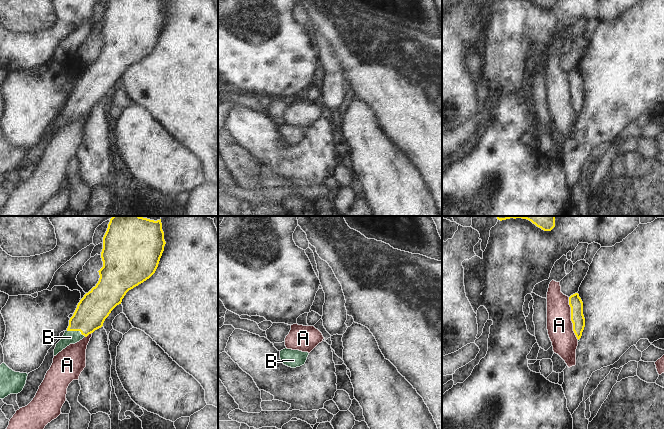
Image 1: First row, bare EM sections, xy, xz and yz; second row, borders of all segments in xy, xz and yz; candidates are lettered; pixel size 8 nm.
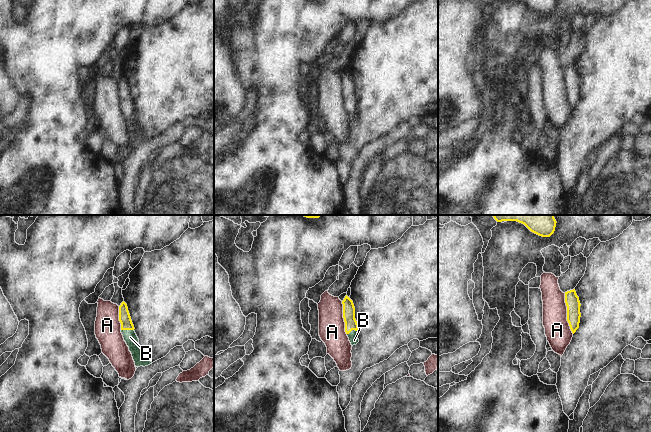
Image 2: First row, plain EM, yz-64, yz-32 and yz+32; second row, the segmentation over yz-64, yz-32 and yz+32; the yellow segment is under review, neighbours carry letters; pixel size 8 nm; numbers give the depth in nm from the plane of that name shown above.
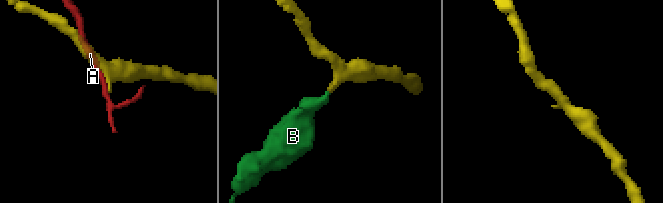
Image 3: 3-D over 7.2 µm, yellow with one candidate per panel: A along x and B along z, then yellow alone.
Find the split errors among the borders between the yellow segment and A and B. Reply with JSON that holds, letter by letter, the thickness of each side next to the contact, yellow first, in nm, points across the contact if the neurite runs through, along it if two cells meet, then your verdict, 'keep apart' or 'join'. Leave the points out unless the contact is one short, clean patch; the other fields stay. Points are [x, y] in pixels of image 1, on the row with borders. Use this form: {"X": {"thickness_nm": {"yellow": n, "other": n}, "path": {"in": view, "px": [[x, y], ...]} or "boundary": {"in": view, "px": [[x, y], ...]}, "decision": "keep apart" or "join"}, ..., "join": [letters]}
{"A": {"thickness_nm": {"yellow": 110, "other": 200}, "decision": "keep apart"}, "B": {"thickness_nm": {"yellow": 260, "other": 110}, "path": {"in": "xy", "px": [[92, 310], [90, 315], [76, 330], [70, 337]]}, "decision": "join"}, "join": ["B"]}

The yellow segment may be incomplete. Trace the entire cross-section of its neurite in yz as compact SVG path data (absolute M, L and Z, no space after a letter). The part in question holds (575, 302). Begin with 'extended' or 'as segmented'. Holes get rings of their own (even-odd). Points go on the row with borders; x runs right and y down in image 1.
as segmented | M575 293L569 297L569 305L571 307L573 331L579 340L585 327L585 318L583 315L583 302L578 293Z

